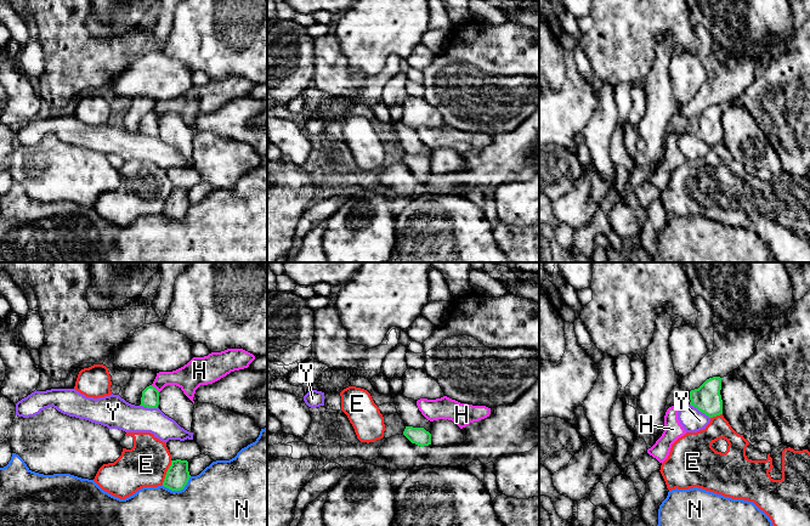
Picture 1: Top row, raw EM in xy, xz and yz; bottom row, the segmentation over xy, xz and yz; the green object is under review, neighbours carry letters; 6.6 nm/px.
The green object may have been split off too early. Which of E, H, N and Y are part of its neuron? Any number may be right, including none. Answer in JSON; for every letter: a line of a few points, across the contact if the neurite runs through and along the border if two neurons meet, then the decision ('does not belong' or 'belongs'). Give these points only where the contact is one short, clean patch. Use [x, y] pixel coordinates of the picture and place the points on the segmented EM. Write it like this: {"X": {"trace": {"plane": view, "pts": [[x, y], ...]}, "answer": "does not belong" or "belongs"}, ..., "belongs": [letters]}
{"E": {"answer": "does not belong"}, "H": {"trace": {"plane": "xy", "pts": [[151, 385], [159, 391]]}, "answer": "does not belong"}, "N": {"answer": "does not belong"}, "Y": {"answer": "does not belong"}, "belongs": []}

